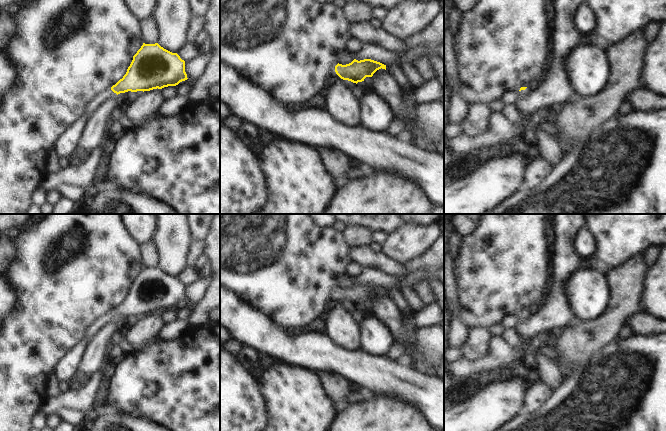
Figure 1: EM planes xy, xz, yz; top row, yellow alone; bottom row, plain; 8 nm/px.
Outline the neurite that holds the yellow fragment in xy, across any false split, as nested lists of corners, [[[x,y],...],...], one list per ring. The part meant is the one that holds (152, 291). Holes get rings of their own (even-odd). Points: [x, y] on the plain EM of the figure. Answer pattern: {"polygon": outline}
{"polygon": [[[143,267],[123,302],[111,312],[98,317],[87,328],[84,338],[89,341],[102,326],[120,317],[162,313],[176,310],[187,303],[185,285],[177,277],[164,273],[158,267]]]}

